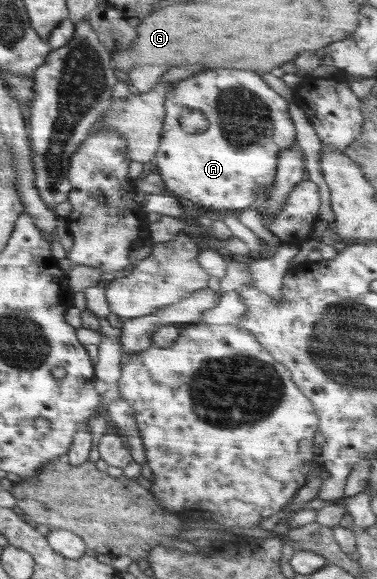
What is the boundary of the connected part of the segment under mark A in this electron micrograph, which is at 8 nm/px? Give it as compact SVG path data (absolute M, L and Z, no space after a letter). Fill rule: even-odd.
M213 69L205 73L197 73L189 77L173 89L165 99L165 119L160 133L159 147L152 161L155 161L157 175L161 177L165 189L169 191L159 194L138 192L134 197L140 211L163 214L171 218L179 218L181 205L178 201L193 201L201 207L215 211L238 213L252 208L260 202L259 196L269 191L275 181L277 163L281 151L295 145L295 126L289 115L289 103L270 88L260 75L253 71L237 71L237 69ZM183 109L199 109L209 121L209 127L202 133L190 134L179 124Z

